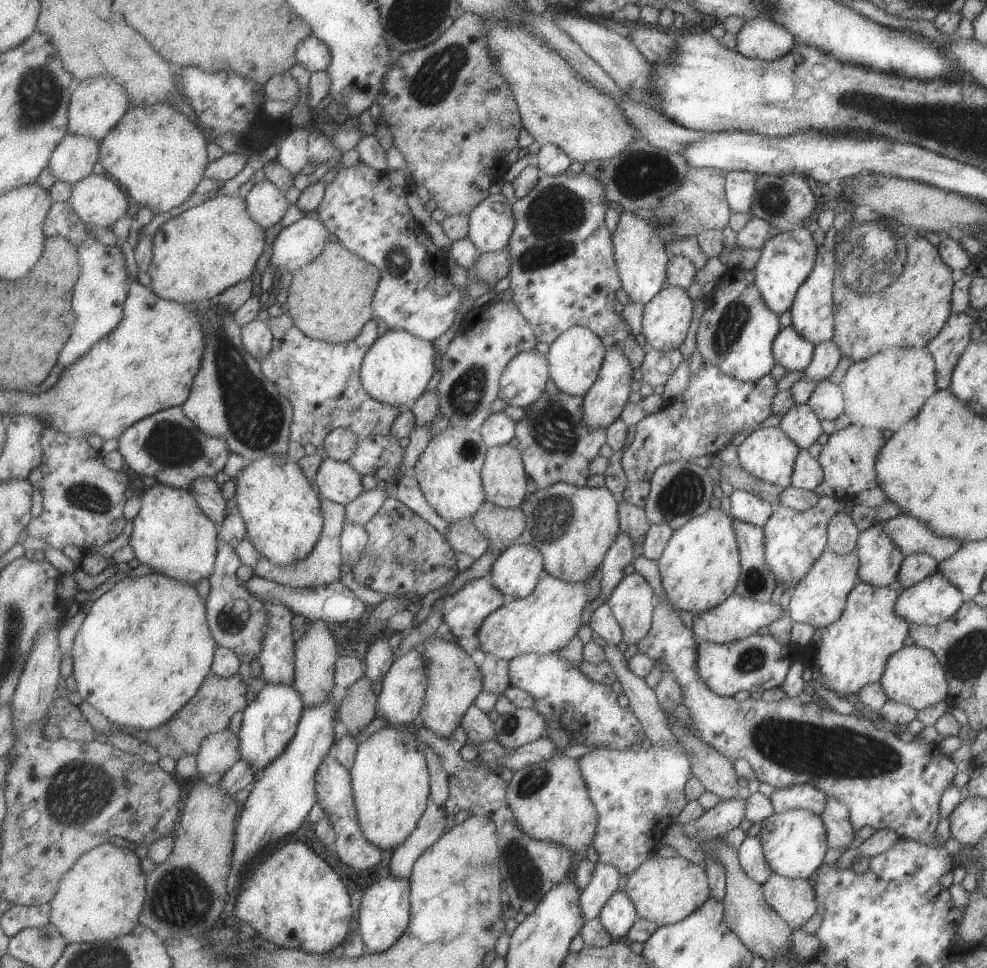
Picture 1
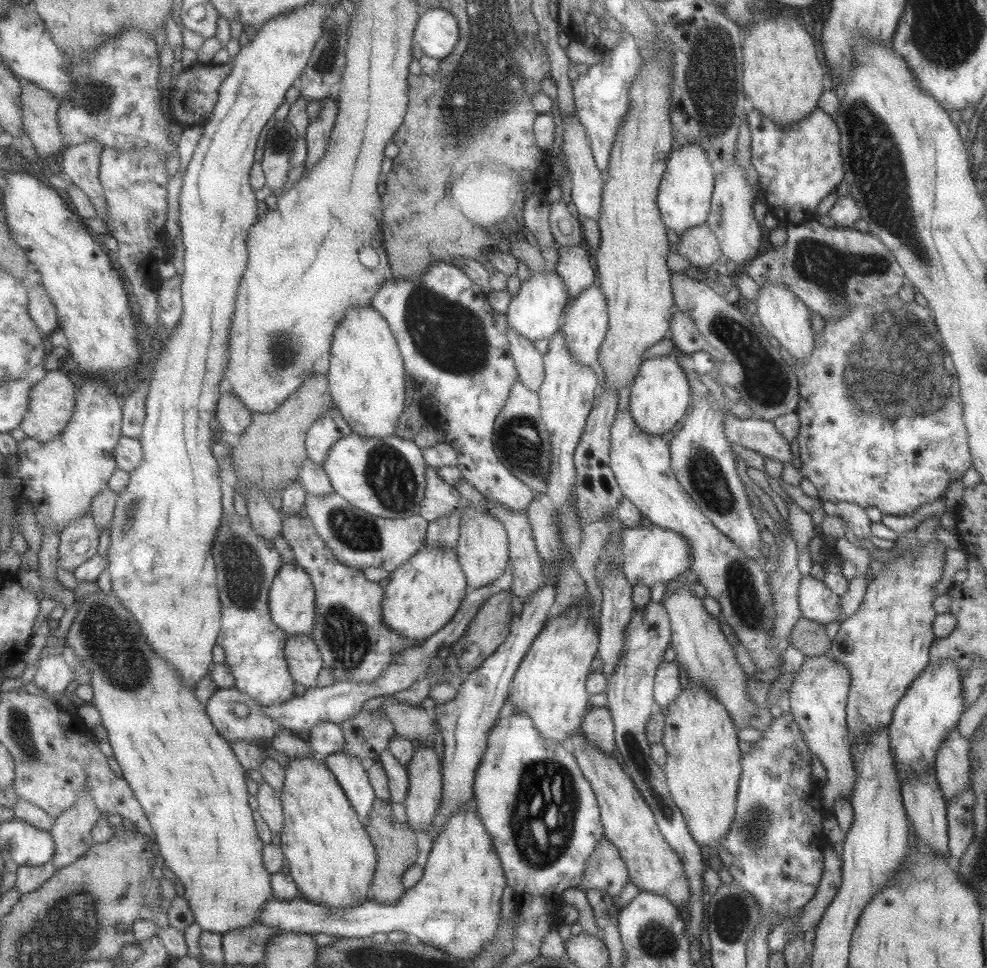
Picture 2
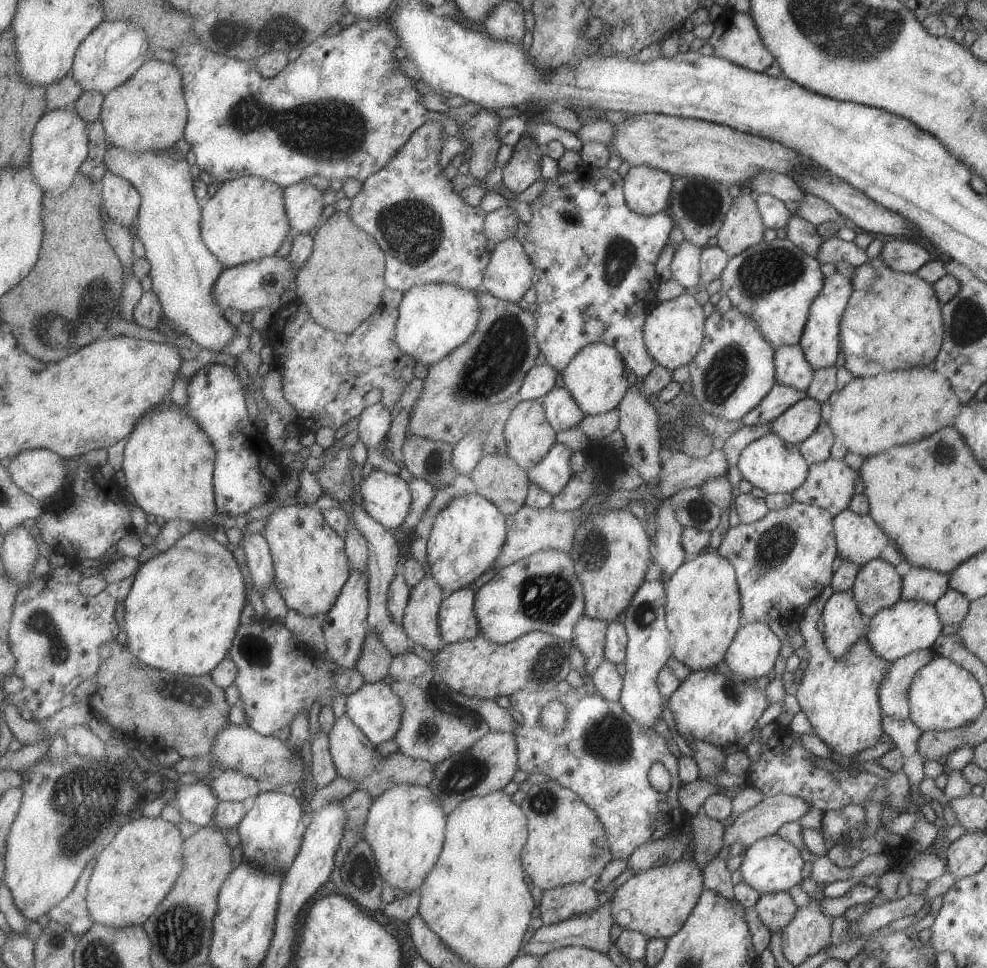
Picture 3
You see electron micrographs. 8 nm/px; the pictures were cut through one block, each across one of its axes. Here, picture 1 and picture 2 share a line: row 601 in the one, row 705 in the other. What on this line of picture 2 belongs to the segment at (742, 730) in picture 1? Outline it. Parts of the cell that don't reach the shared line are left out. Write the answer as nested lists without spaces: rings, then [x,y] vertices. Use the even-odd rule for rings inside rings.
[[[674,661],[660,663],[656,671],[653,695],[656,706],[670,706],[682,692],[680,666]]]

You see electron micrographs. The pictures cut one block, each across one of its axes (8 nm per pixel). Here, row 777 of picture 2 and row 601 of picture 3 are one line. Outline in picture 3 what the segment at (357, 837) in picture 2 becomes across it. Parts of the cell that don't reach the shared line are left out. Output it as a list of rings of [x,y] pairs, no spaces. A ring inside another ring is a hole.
[[[288,502],[272,513],[266,524],[264,534],[271,542],[271,548],[275,557],[277,571],[277,586],[282,592],[290,609],[296,610],[308,617],[316,617],[318,614],[328,615],[343,594],[344,588],[352,577],[352,568],[347,554],[347,540],[342,537],[328,522],[324,511],[320,511],[315,505],[298,504]]]

